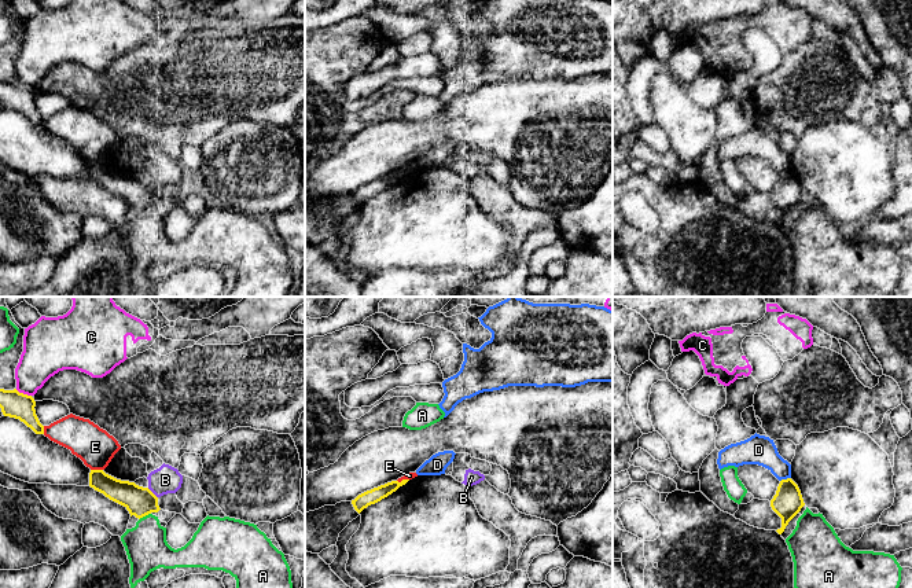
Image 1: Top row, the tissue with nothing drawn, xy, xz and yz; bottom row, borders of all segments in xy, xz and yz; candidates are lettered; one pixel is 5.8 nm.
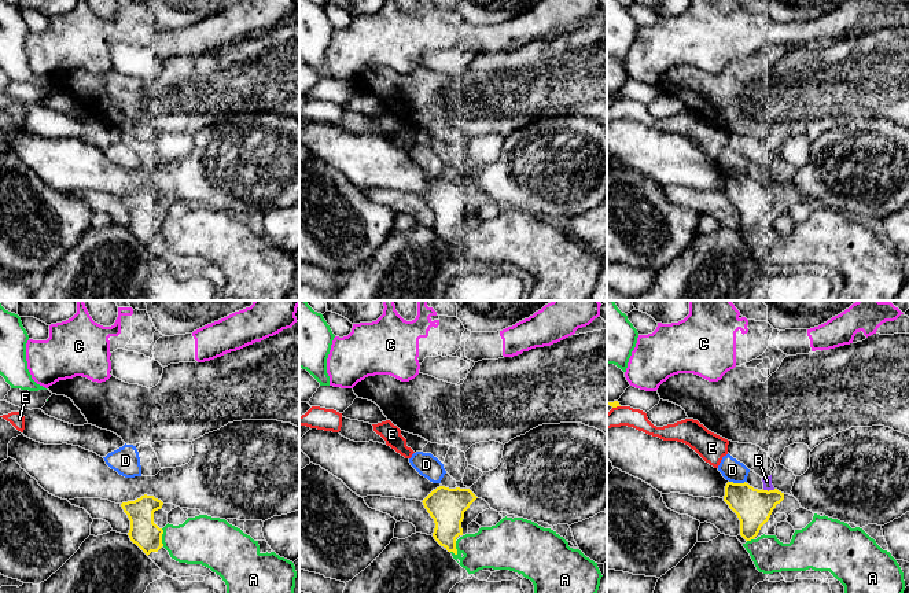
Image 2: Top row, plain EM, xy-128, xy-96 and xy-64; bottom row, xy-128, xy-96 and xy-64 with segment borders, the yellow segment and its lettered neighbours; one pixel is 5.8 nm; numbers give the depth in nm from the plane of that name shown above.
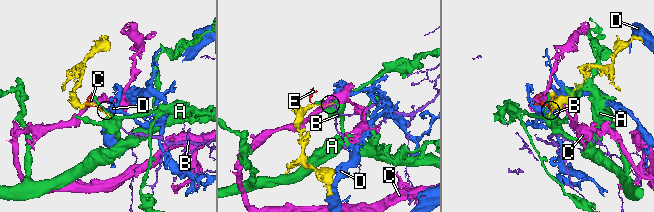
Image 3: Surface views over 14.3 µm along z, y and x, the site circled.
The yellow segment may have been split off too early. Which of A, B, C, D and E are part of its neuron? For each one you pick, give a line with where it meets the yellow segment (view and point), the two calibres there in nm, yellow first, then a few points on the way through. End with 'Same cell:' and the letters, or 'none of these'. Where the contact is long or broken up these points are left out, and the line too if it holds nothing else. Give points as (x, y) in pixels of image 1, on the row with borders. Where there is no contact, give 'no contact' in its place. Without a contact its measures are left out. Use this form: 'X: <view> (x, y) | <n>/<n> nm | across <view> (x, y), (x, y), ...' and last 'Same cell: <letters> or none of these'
Same cell: none of these

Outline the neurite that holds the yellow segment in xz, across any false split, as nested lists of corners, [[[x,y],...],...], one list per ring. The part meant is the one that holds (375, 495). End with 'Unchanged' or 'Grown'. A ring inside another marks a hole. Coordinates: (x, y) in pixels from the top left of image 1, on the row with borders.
[[[402,479],[401,482],[391,481],[371,490],[367,490],[358,495],[354,500],[352,500],[352,504],[354,510],[360,514],[364,508],[387,497],[389,495],[396,492],[400,486],[405,485],[408,481],[409,479]]]. Unchanged

